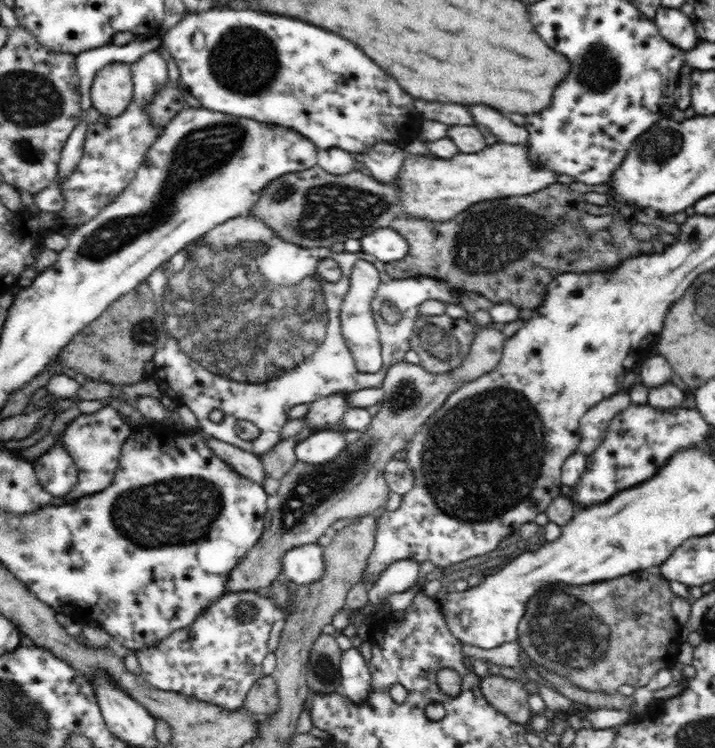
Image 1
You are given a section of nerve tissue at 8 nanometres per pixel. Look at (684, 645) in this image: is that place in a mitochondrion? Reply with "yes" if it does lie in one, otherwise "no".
no

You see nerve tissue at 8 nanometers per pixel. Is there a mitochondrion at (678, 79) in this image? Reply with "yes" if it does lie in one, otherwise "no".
no

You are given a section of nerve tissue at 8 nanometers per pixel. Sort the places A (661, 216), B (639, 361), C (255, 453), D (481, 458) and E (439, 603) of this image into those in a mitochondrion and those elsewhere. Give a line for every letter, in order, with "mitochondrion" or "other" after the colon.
A: other
B: other
C: other
D: mitochondrion
E: other

